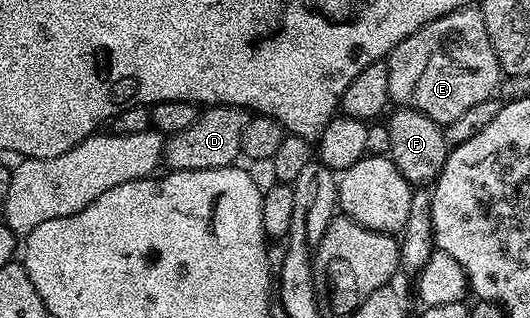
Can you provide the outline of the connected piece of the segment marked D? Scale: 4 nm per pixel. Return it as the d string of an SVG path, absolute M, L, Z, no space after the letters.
M209 106L182 132L174 132L164 139L163 165L169 171L209 170L231 166L241 157L242 132L250 114L241 106Z

